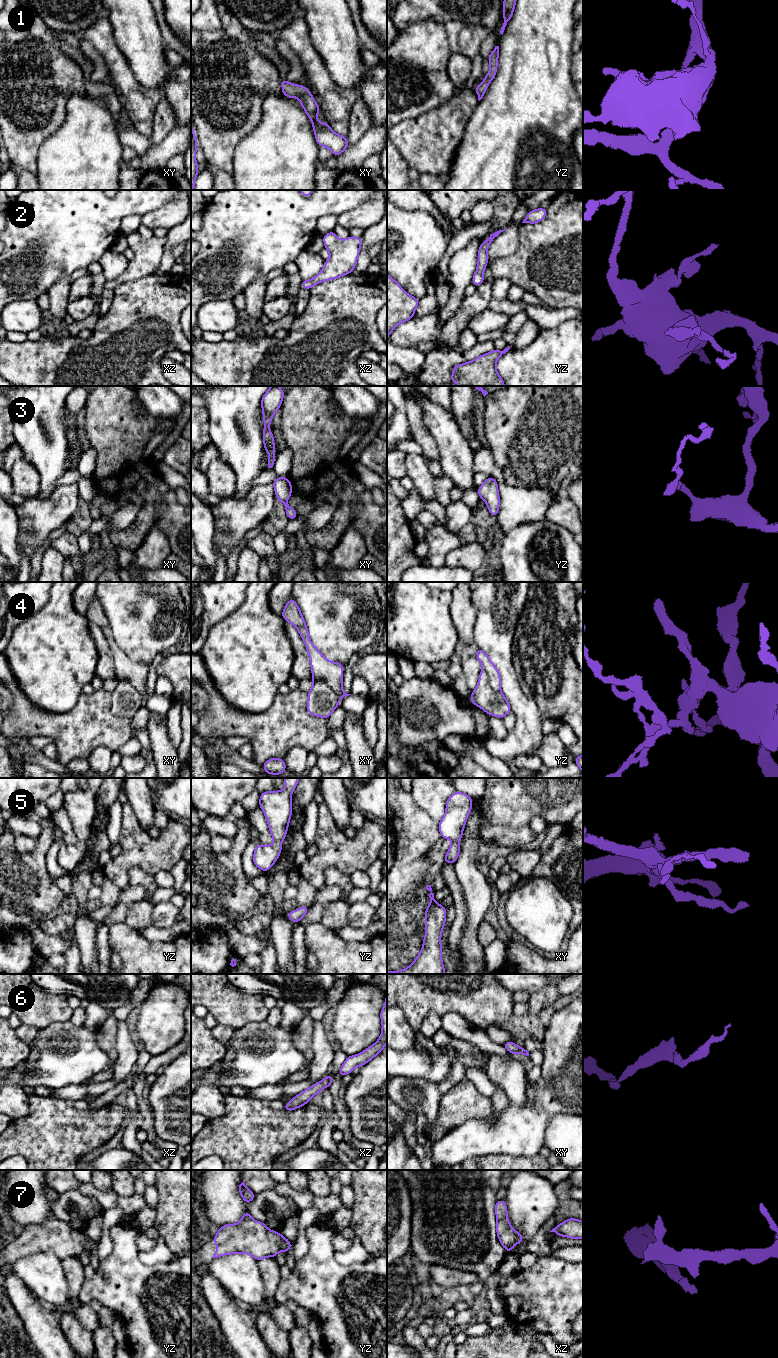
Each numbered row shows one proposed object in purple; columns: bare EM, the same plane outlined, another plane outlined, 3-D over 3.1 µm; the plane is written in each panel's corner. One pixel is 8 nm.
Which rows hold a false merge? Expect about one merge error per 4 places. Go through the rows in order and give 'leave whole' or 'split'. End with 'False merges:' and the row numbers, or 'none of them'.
1: leave whole
2: leave whole
3: leave whole
4: split
5: leave whole
6: leave whole
7: leave whole
False merges: 4

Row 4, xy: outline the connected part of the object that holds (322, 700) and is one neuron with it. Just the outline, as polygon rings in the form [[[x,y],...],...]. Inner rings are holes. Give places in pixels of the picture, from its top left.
[[[323,679],[314,681],[308,692],[307,712],[313,716],[327,719],[340,705],[337,694]]]

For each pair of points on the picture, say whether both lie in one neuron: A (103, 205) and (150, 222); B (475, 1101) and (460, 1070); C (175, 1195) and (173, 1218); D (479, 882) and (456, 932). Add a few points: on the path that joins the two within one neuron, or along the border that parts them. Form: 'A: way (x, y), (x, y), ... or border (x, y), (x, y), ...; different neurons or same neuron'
A: border (163, 205), (146, 212), (142, 216); different neurons
B: border (465, 1077), (446, 1093); different neurons
C: way (175, 1201), (175, 1212); same neuron
D: border (463, 888), (465, 925), (461, 934); different neurons

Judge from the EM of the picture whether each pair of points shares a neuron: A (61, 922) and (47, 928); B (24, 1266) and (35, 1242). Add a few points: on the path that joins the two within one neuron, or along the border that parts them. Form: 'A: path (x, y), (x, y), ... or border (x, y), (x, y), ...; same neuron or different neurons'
A: path (58, 925), (50, 926); same neuron
B: border (52, 1253), (27, 1254), (19, 1257), (12, 1264); different neurons

